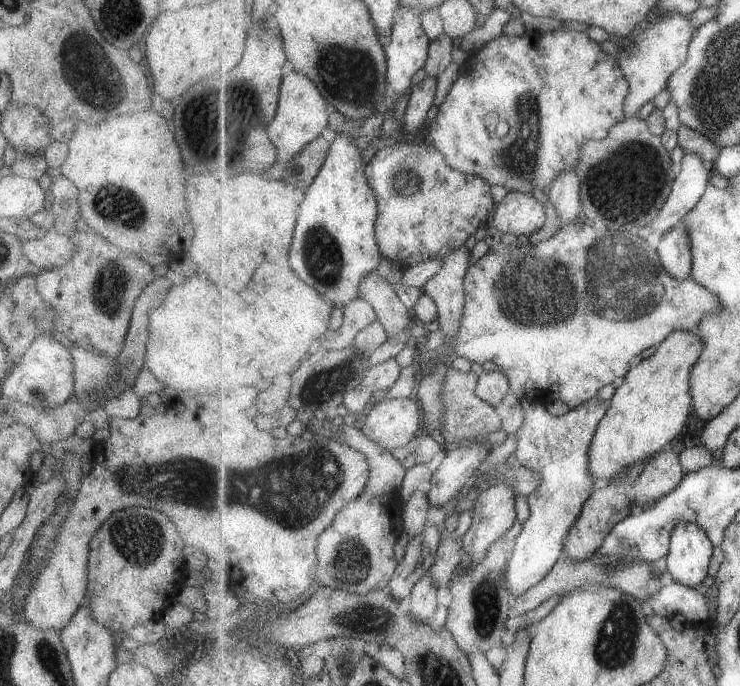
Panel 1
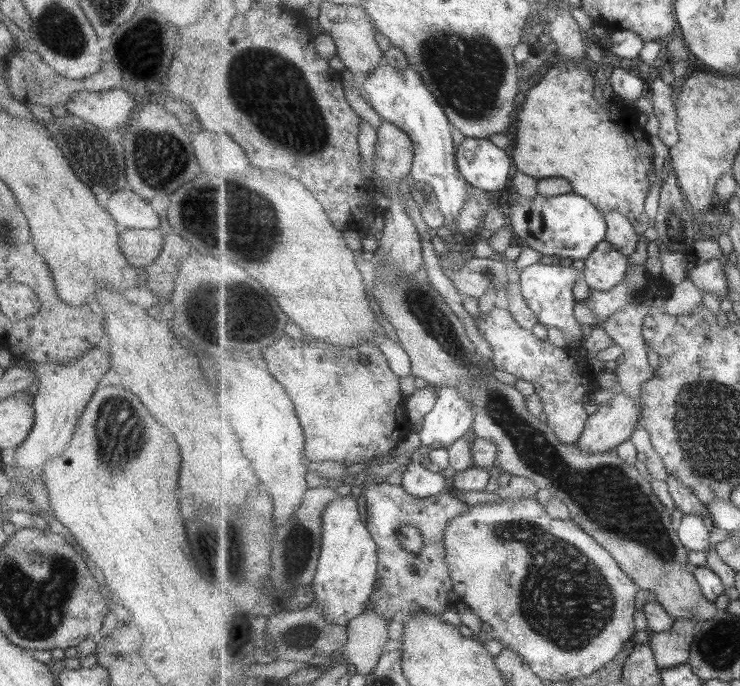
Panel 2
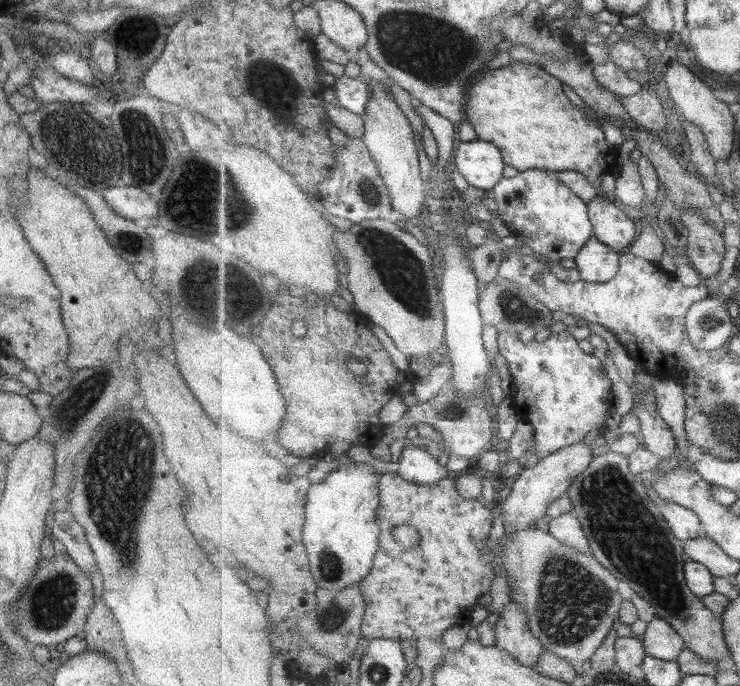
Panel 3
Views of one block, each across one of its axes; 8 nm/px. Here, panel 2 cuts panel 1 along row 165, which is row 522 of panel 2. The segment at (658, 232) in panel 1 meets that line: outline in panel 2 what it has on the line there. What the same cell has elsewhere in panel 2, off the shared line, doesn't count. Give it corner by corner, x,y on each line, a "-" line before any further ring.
695,514
683,515
678,524
678,534
685,548
693,552
705,552
711,550
710,521

